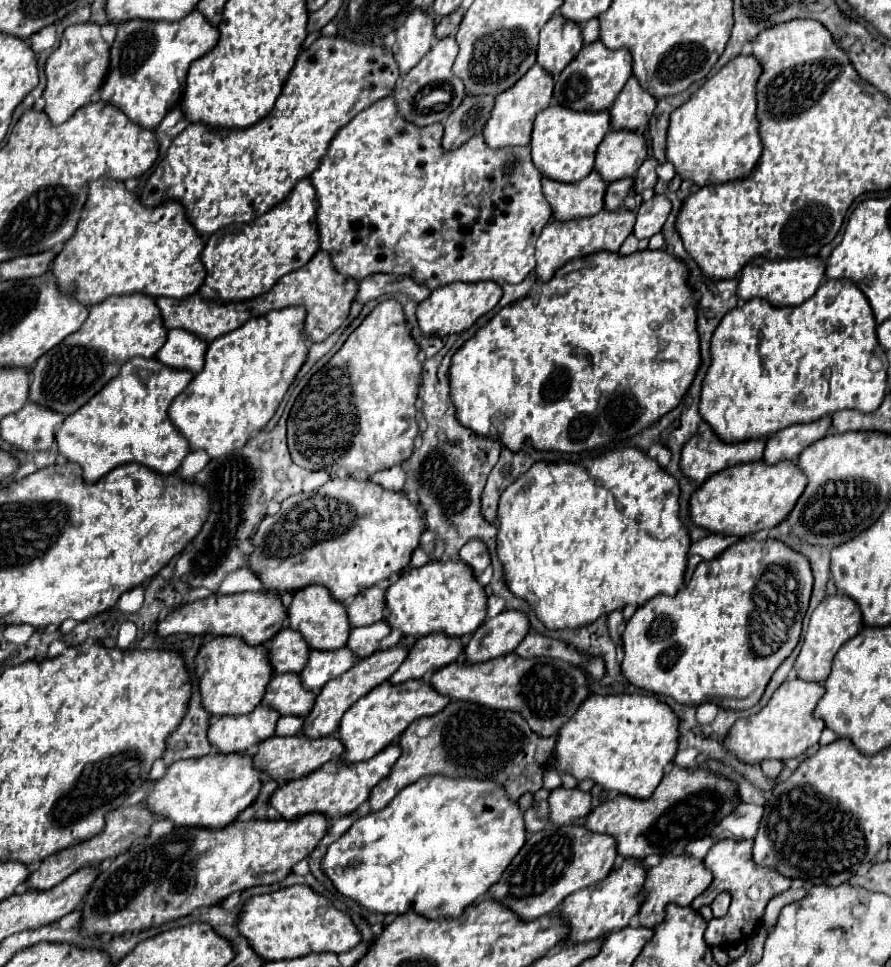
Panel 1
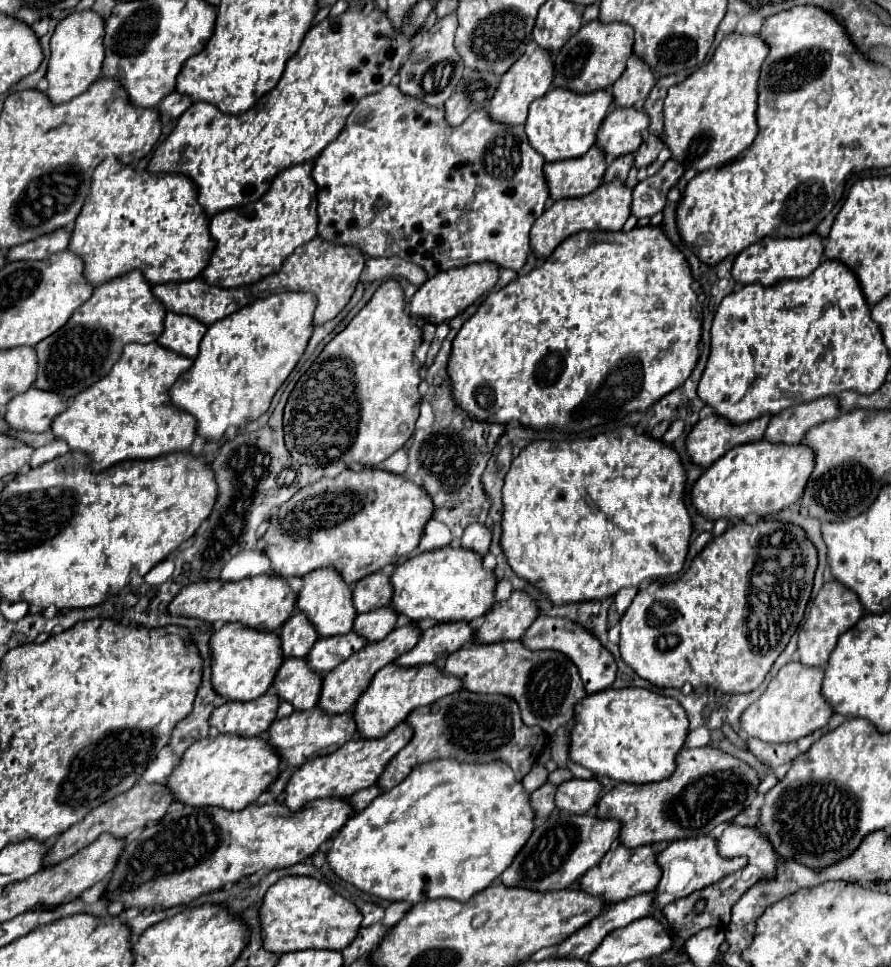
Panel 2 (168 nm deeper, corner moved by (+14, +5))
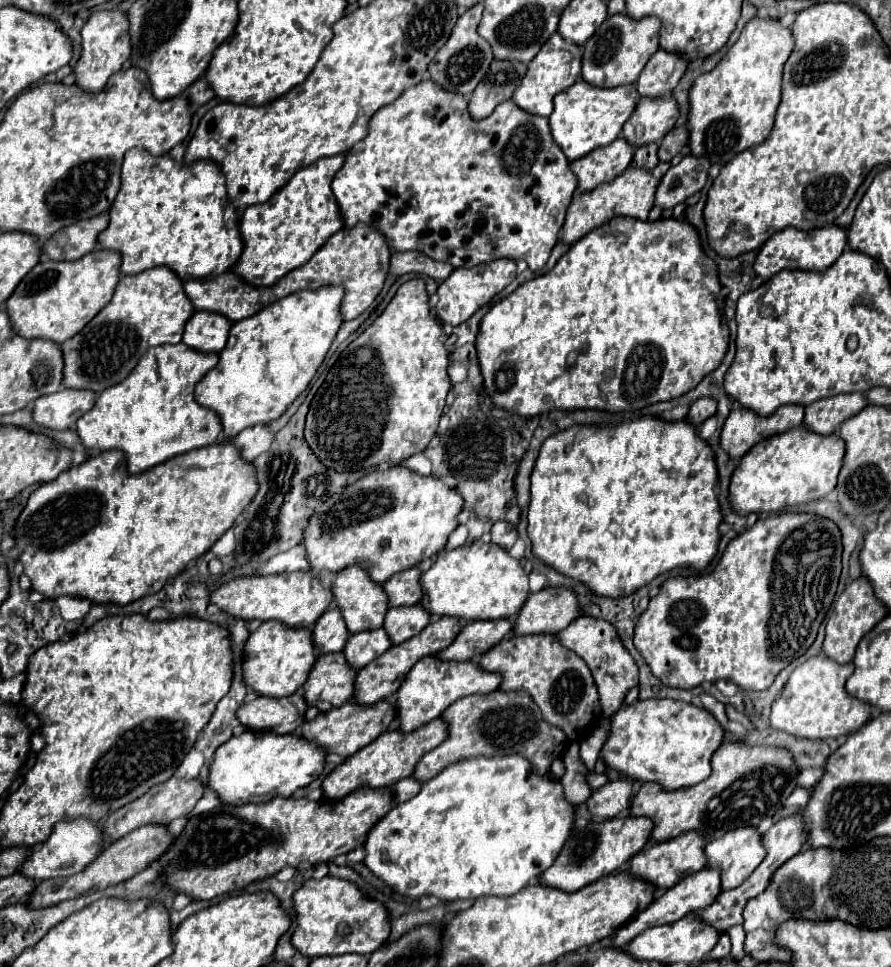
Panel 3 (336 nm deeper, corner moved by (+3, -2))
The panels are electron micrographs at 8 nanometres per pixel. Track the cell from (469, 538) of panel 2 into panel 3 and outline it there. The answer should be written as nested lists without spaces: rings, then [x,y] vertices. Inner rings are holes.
[[[496,522],[490,530],[490,536],[492,536],[492,544],[498,544],[504,550],[510,550],[518,538],[514,526],[508,522]]]

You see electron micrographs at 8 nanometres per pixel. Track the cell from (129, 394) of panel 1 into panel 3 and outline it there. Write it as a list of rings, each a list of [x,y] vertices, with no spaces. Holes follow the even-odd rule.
[[[182,342],[174,346],[158,346],[148,350],[124,382],[112,386],[112,390],[104,390],[104,394],[96,398],[94,408],[88,410],[82,418],[78,418],[76,432],[82,444],[94,450],[122,450],[126,454],[128,474],[144,472],[156,464],[170,460],[172,456],[214,444],[222,430],[222,424],[212,410],[196,404],[194,394],[190,394],[190,390],[194,390],[196,382],[202,380],[204,374],[216,366],[216,362],[218,354],[200,354],[192,348],[186,348]]]

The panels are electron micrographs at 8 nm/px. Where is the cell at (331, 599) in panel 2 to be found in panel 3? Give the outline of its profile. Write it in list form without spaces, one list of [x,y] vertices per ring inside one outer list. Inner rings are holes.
[[[348,566],[344,570],[340,570],[332,582],[332,594],[334,600],[340,608],[340,614],[346,622],[346,628],[350,634],[356,632],[366,632],[366,630],[376,630],[382,626],[384,622],[384,614],[386,614],[386,598],[384,598],[384,590],[380,584],[372,582],[368,578],[368,574],[360,568],[360,566]]]

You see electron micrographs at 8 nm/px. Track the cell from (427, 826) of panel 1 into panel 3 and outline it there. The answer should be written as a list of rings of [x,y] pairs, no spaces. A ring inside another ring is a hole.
[[[512,754],[506,758],[468,758],[456,764],[450,764],[448,768],[444,768],[438,776],[434,776],[432,780],[424,782],[420,792],[408,800],[408,802],[400,802],[394,804],[392,810],[376,822],[376,826],[370,828],[370,832],[366,834],[366,842],[364,842],[364,864],[368,866],[368,870],[378,876],[386,886],[390,886],[394,892],[418,900],[422,896],[436,896],[442,902],[450,902],[450,900],[458,900],[458,898],[480,898],[480,896],[512,896],[516,894],[522,886],[536,882],[538,874],[552,866],[552,858],[556,858],[556,854],[560,852],[560,846],[564,846],[564,838],[568,838],[568,832],[572,828],[572,818],[574,818],[574,808],[564,800],[564,794],[560,790],[560,782],[546,778],[538,778],[538,774],[532,770],[532,766],[528,766],[528,760],[520,758],[520,754]]]

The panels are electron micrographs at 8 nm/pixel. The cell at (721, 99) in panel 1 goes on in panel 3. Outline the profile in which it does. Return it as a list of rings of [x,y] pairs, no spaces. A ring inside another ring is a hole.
[[[752,18],[752,22],[748,22],[740,34],[740,38],[736,40],[736,44],[728,50],[728,54],[716,64],[716,68],[712,72],[706,72],[702,76],[698,76],[690,88],[688,94],[688,102],[690,102],[690,110],[688,110],[688,132],[690,132],[690,152],[696,158],[708,158],[712,164],[724,166],[728,164],[734,156],[738,156],[740,152],[762,144],[772,126],[774,126],[774,114],[780,102],[780,84],[782,84],[782,68],[784,62],[788,60],[790,52],[794,48],[794,40],[788,28],[782,28],[776,20],[772,18]]]

